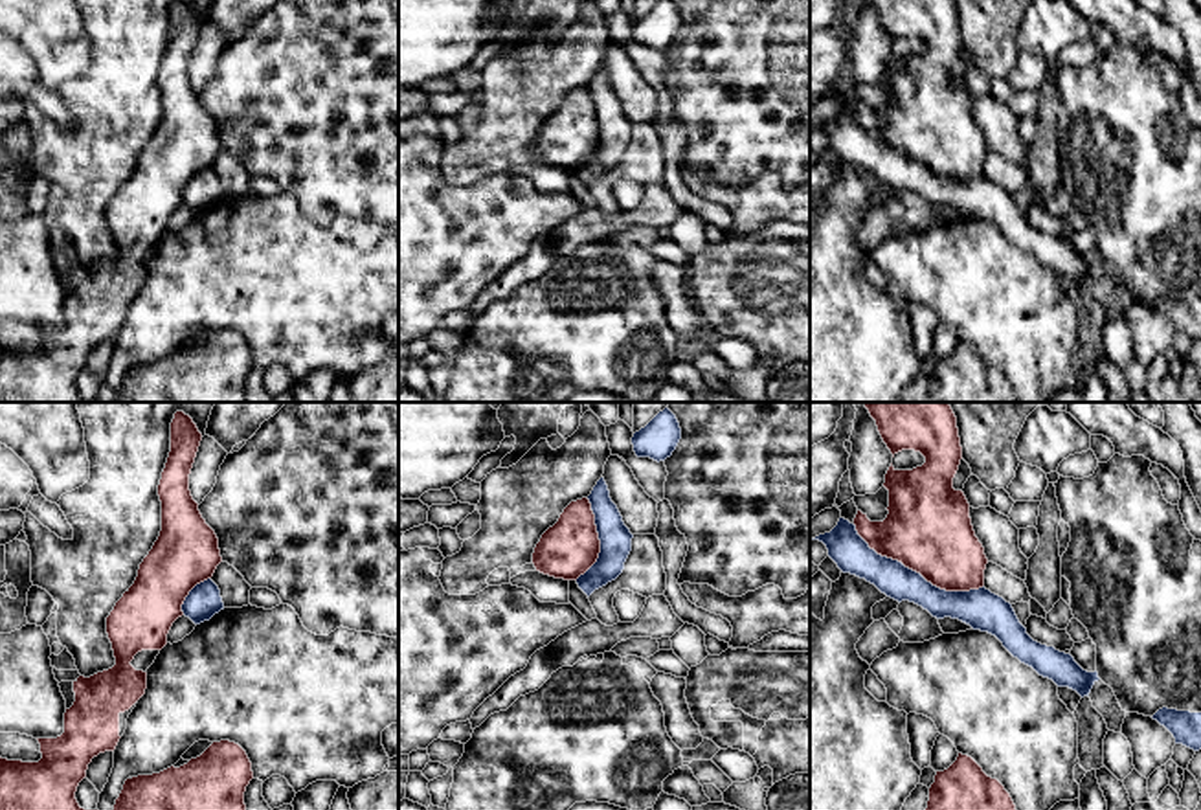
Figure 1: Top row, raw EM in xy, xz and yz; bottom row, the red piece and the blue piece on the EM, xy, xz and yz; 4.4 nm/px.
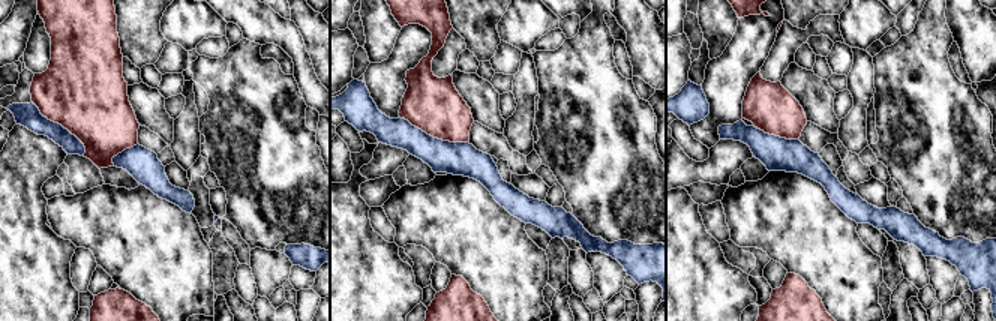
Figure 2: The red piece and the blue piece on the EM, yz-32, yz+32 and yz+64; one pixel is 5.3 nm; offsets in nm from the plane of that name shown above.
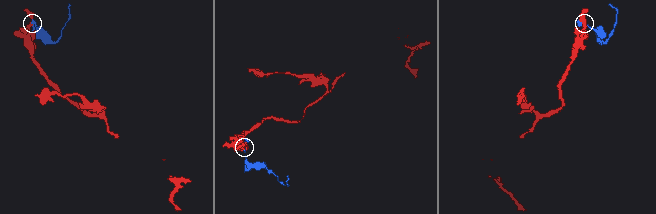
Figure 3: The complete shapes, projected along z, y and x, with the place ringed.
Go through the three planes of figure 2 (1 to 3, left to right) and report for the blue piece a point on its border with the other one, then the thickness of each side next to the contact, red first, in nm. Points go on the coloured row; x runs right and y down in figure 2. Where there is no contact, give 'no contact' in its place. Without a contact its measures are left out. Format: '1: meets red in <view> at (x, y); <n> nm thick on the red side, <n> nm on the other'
1: meets red in yz-32 at (62, 125); 440 nm thick on the red side, 130 nm on the other
2: meets red in yz+32 at (435, 137); 300 nm thick on the red side, 180 nm on the other
3: meets red in yz+64 at (776, 135); 260 nm thick on the red side, 180 nm on the other

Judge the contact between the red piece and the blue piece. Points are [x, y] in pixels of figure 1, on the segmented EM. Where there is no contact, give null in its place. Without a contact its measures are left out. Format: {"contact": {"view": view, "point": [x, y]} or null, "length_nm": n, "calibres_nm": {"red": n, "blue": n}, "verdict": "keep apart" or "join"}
{"contact": {"view": "yz", "point": [915, 570]}, "length_nm": 650, "calibres_nm": {"red": 380, "blue": 160}, "verdict": "keep apart"}

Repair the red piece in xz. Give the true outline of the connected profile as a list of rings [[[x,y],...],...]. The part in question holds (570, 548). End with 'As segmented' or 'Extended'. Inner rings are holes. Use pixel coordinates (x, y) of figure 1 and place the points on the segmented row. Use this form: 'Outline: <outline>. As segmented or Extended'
Outline: [[[588,498],[571,501],[558,522],[549,527],[533,553],[536,571],[577,580],[599,558],[600,540],[595,525],[595,514]]]. As segmented

